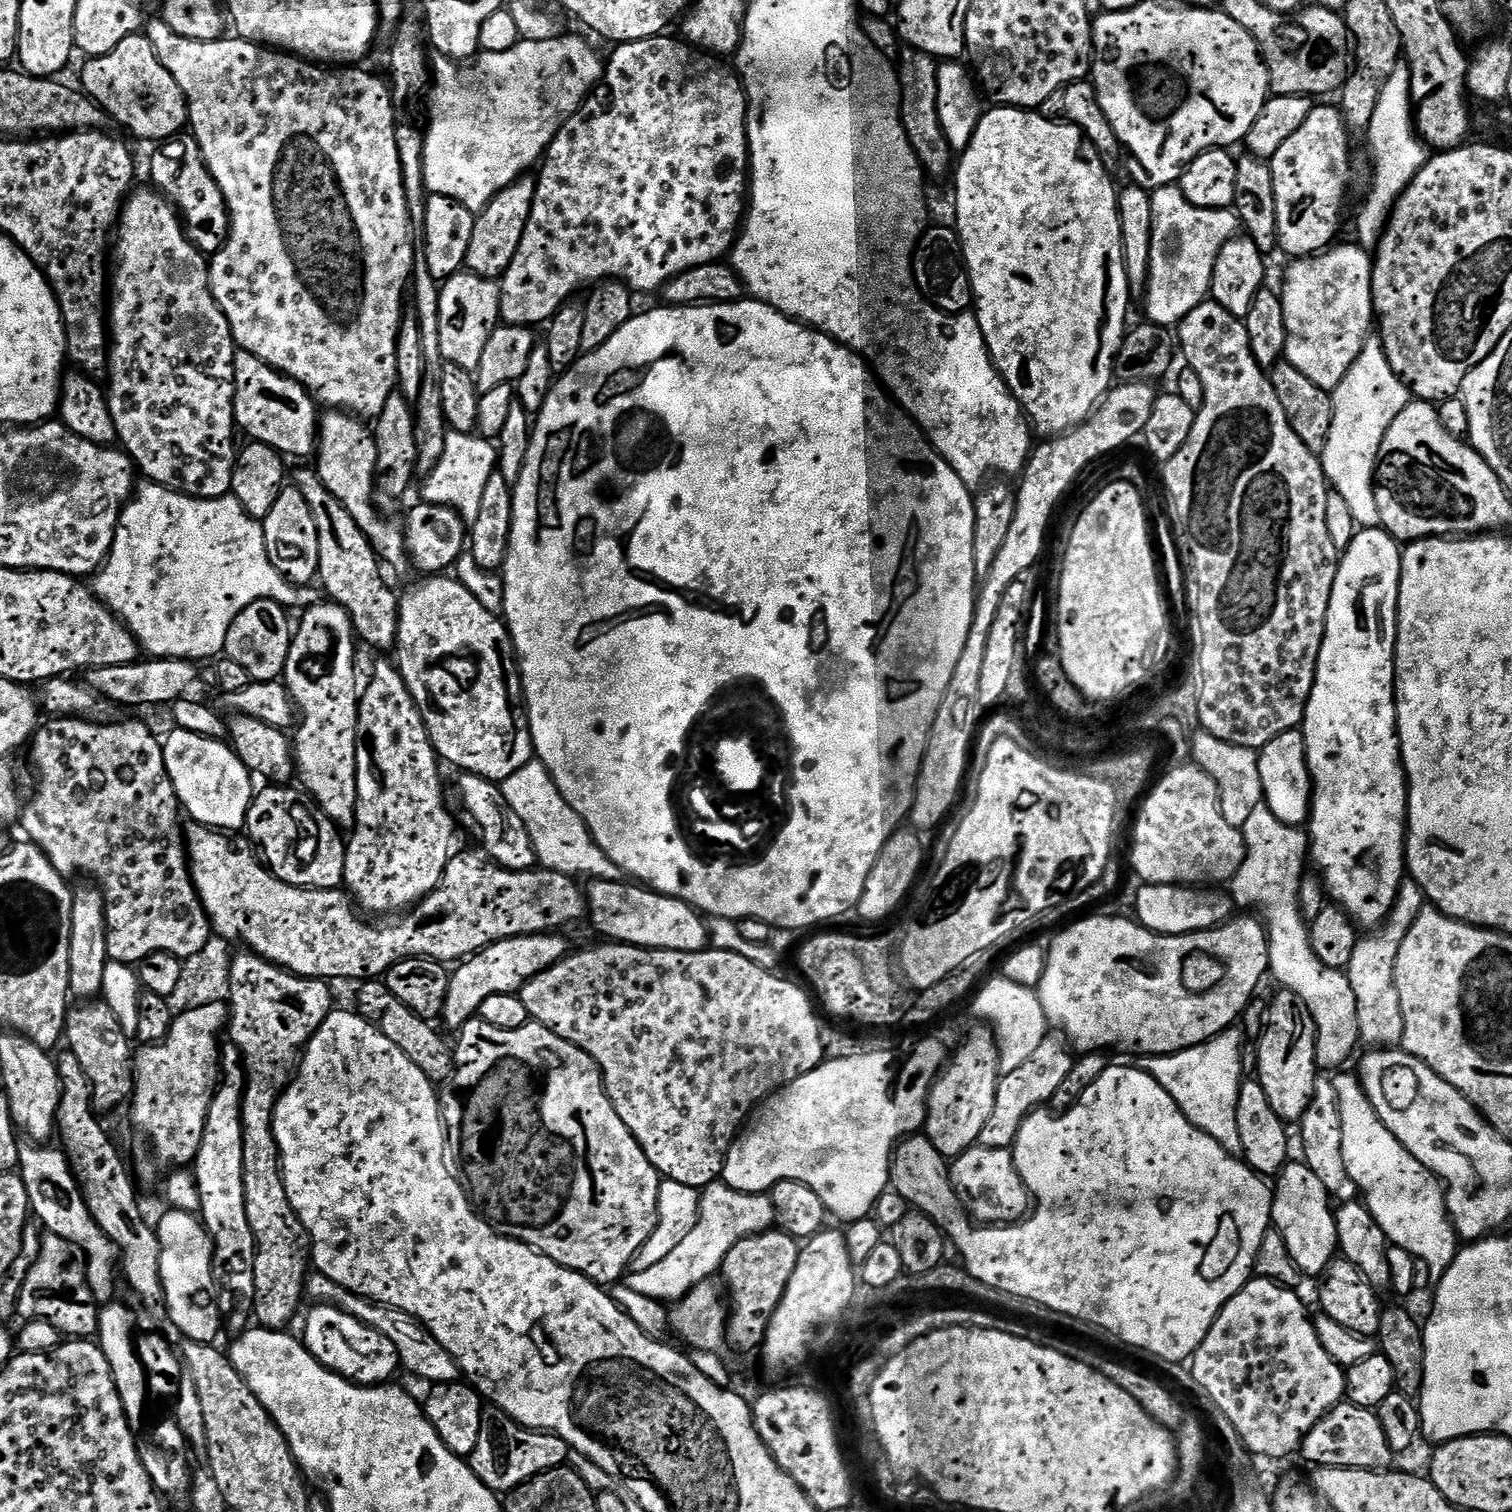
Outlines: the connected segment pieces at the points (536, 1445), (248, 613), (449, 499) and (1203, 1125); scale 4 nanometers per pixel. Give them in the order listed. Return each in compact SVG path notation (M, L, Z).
M488 1406L482 1414L482 1431L478 1434L478 1446L474 1446L470 1463L474 1475L490 1491L507 1494L522 1486L522 1482L537 1476L539 1472L563 1465L567 1456L570 1456L570 1449L562 1437L522 1426L501 1408Z
M259 600L250 602L250 606L246 606L246 610L242 610L234 622L230 622L223 655L238 662L238 666L243 666L249 681L270 682L283 677L294 631L293 621L288 621L287 614L285 605L273 600Z
M449 431L438 464L429 476L423 477L423 499L430 504L453 508L465 525L471 526L482 507L482 493L486 491L486 482L490 482L492 473L497 468L498 448L493 441L471 432Z
M1240 1026L1228 1028L1205 1044L1173 1052L1170 1056L1143 1057L1142 1067L1164 1087L1166 1094L1186 1114L1198 1130L1210 1134L1227 1152L1242 1153L1242 1138L1238 1138L1238 1094L1244 1072L1244 1032Z

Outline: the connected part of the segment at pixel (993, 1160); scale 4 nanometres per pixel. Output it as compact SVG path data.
M980 1147L966 1149L950 1164L952 1185L968 1215L984 1226L1011 1226L1025 1219L1030 1212L1030 1193L1014 1166L1011 1151L1007 1147Z

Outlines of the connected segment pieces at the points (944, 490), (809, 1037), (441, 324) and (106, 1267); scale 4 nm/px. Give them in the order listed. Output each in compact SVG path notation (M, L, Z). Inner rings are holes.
M741 298L741 299L738 299L738 300L736 300L736 301L734 301L734 302L733 302L733 304L706 304L706 303L703 303L703 302L701 302L701 303L698 303L698 304L691 304L691 305L690 305L690 306L659 306L659 307L660 307L660 308L652 308L652 309L650 309L650 310L649 310L649 312L644 312L644 313L642 313L642 314L641 314L641 316L640 316L640 313L639 313L639 314L636 314L636 315L633 315L633 317L632 317L632 319L631 319L631 320L628 320L628 321L627 321L627 322L626 322L626 326L622 326L622 330L618 330L618 334L614 334L614 338L610 338L610 342L606 342L606 343L605 343L605 344L603 344L603 345L602 345L602 346L598 346L598 350L594 350L594 351L593 351L593 352L585 352L585 353L583 353L583 355L581 355L581 357L580 357L580 359L579 359L579 360L577 360L577 361L576 361L576 365L575 365L575 366L574 366L574 367L572 367L572 368L570 368L570 369L568 369L568 371L567 371L567 372L565 372L565 373L563 373L563 375L561 375L561 376L560 376L560 377L559 377L559 379L557 379L557 380L556 380L556 381L555 381L555 383L553 383L553 385L552 385L552 389L551 389L551 390L550 390L550 394L549 394L549 395L548 395L548 397L547 397L547 398L546 398L546 402L545 402L545 403L544 403L544 405L543 405L543 406L542 406L542 410L541 410L541 411L540 411L540 413L539 413L539 414L538 414L538 415L537 415L537 416L536 416L536 417L535 417L535 420L534 420L534 427L533 427L533 430L532 430L532 441L531 441L531 442L530 442L530 450L526 450L526 462L525 462L525 463L524 463L524 465L523 465L523 466L522 466L522 474L521 474L521 475L520 475L520 477L518 477L518 479L516 479L516 482L515 482L515 485L514 485L514 491L513 491L513 493L512 493L512 529L511 529L511 530L510 530L510 542L509 542L509 543L508 543L508 557L507 557L507 558L505 558L505 560L504 560L504 567L503 567L503 569L502 569L502 575L503 575L503 577L504 577L504 611L503 611L503 613L502 613L502 619L503 619L503 621L504 621L504 623L505 623L505 624L507 624L507 625L508 625L508 633L509 633L509 634L510 634L510 635L511 635L511 636L512 636L512 645L514 645L514 646L515 646L515 648L516 648L516 659L517 659L517 661L518 661L518 667L519 667L519 670L520 670L520 687L521 687L521 689L522 689L522 695L523 695L523 698L524 698L524 703L525 703L525 705L526 705L526 711L527 711L527 714L528 714L528 728L529 728L529 730L531 730L531 731L532 731L532 746L533 746L533 749L534 749L534 756L535 756L535 759L537 759L537 760L540 760L540 761L541 761L541 762L543 762L543 764L544 764L544 765L545 765L545 766L546 766L546 770L547 770L547 771L548 771L548 772L549 772L549 773L550 773L550 774L551 774L551 776L552 776L552 777L553 777L553 778L554 778L554 782L555 782L555 783L556 783L556 785L557 785L557 786L558 786L558 790L559 790L559 791L560 791L560 793L561 793L561 794L562 794L562 798L566 798L566 802L567 802L567 803L568 803L568 805L569 805L569 806L570 806L570 807L572 807L572 809L574 809L574 810L575 810L575 811L576 811L576 812L577 812L577 814L578 814L578 815L580 815L580 817L581 817L581 818L583 818L583 820L584 820L584 821L585 821L585 822L586 822L586 826L587 826L587 827L588 827L588 829L589 829L589 830L590 830L590 834L591 834L591 835L592 835L592 836L593 836L593 837L594 837L594 838L595 838L595 839L596 839L596 844L597 844L597 845L598 845L598 846L599 846L599 847L600 847L600 849L601 849L601 850L602 850L602 851L603 851L603 852L604 852L604 853L605 853L605 854L606 854L606 855L608 855L608 857L609 857L609 858L611 858L611 859L612 859L612 861L613 861L613 862L614 862L614 863L616 863L616 867L617 867L617 869L619 869L619 871L620 871L620 872L621 872L621 873L623 873L623 872L629 872L629 874L630 874L630 875L632 875L632 876L629 876L629 877L631 877L631 879L632 879L632 880L633 880L633 881L636 881L636 882L639 882L639 883L640 883L640 884L641 884L641 885L644 885L644 886L647 886L647 887L649 887L649 888L651 888L651 889L652 889L652 891L654 891L654 892L661 892L661 893L662 893L662 894L663 894L663 896L673 896L673 897L674 897L674 898L678 898L678 899L679 899L679 900L685 900L685 902L686 902L686 903L688 903L688 904L690 904L690 905L692 905L692 907L693 907L693 908L695 908L695 909L697 909L697 910L699 910L699 911L700 911L700 912L701 912L701 913L704 913L704 914L707 914L707 915L708 915L708 916L709 916L709 917L713 917L713 916L721 916L721 917L722 917L722 918L726 918L726 919L727 919L727 920L735 920L735 921L738 921L738 920L745 920L745 919L746 919L746 918L758 918L758 919L759 919L759 920L764 920L764 921L766 921L766 922L767 922L767 923L768 923L768 924L771 924L771 925L773 925L773 926L775 926L775 927L776 927L776 928L777 928L777 929L780 929L780 928L812 928L812 927L814 927L814 926L815 926L815 924L824 924L824 923L826 923L826 922L827 922L827 920L836 920L836 919L838 919L838 918L839 918L839 916L840 916L840 915L842 915L842 914L843 914L843 912L848 912L848 911L850 911L850 910L851 910L851 908L852 908L852 911L853 911L853 909L855 909L855 908L856 908L856 907L857 907L857 905L859 905L859 902L860 902L860 899L861 899L861 898L862 898L862 894L863 894L863 893L864 893L864 887L865 887L865 886L866 886L866 878L870 878L870 870L874 870L874 866L875 866L875 865L876 865L876 860L877 860L877 858L879 858L879 857L880 857L880 852L881 852L881 851L882 851L882 849L883 849L883 848L884 848L884 847L885 847L885 846L886 846L886 842L887 842L887 841L888 841L888 839L889 839L889 838L891 838L891 836L892 836L892 833L893 833L893 832L895 832L895 831L897 831L897 829L899 829L899 828L900 828L900 827L901 827L901 825L903 825L903 824L900 824L900 823L902 823L902 822L903 822L903 820L904 820L904 822L905 822L905 820L906 820L906 817L907 817L907 816L908 816L908 815L909 815L909 812L910 812L910 810L911 810L911 806L912 806L912 795L913 795L913 787L914 787L914 785L915 785L915 783L916 783L916 777L917 777L917 776L918 776L918 774L919 774L919 770L920 770L920 764L921 764L921 763L922 763L922 762L923 762L923 756L924 756L924 752L925 752L925 751L926 751L926 749L927 749L927 742L928 742L928 735L930 735L930 733L931 733L931 726L932 726L932 723L933 723L933 722L934 722L934 718L935 718L935 714L936 714L936 713L938 713L938 710L939 710L939 706L940 706L940 703L941 703L941 702L942 702L942 700L943 700L943 696L944 696L944 695L945 695L945 694L946 694L946 692L947 692L947 687L948 687L948 686L950 686L950 682L951 682L951 678L952 678L952 677L953 677L953 676L954 676L954 670L955 670L955 667L956 667L956 665L957 665L957 664L958 664L958 660L959 660L959 658L960 658L960 657L961 657L961 655L962 655L962 646L966 646L966 634L970 634L970 626L971 626L971 625L972 625L972 619L973 619L973 618L974 618L974 610L975 610L975 609L976 609L976 593L977 593L977 591L978 591L978 577L977 577L977 575L976 575L976 567L975 567L975 566L974 566L974 510L975 510L975 509L976 509L976 502L975 502L975 499L974 499L974 496L973 496L973 493L972 493L972 492L971 492L971 491L970 491L970 488L969 488L969 485L966 485L966 484L964 484L964 483L963 483L963 482L962 482L962 478L958 478L958 474L957 474L957 473L956 473L956 471L955 471L955 470L953 470L953 469L952 469L952 468L951 468L951 467L950 467L950 465L949 465L949 464L948 464L948 462L947 462L947 460L944 460L944 459L943 459L943 458L941 458L941 457L940 457L940 456L939 456L939 454L938 454L938 453L936 453L936 449L935 449L935 448L933 448L933 447L932 447L932 445L931 445L931 444L929 444L929 443L928 443L928 441L927 441L927 439L926 439L926 437L925 437L925 435L924 435L924 433L923 433L923 432L921 432L921 431L920 431L920 429L919 429L919 428L917 428L917 427L916 427L916 425L915 425L915 424L913 424L913 423L912 423L912 421L911 421L911 419L908 419L908 418L905 418L905 417L904 417L904 416L903 416L903 415L902 415L902 412L901 412L901 409L900 409L900 408L899 408L899 407L897 407L897 405L896 405L896 404L895 404L895 403L893 403L893 401L892 401L892 400L891 400L891 399L889 399L889 397L888 397L888 396L887 396L887 395L886 395L886 392L885 392L885 389L884 389L884 388L883 388L883 387L881 387L881 385L880 385L880 384L879 384L879 383L878 383L878 380L877 380L877 377L876 377L876 376L875 376L875 375L874 375L874 373L873 373L873 371L872 371L872 369L871 369L871 367L870 367L870 365L869 365L869 363L868 363L868 361L867 361L867 360L865 360L865 359L864 359L864 357L863 357L863 356L859 356L859 355L858 355L858 353L857 353L857 352L854 352L854 351L852 351L852 349L851 349L851 348L848 348L848 347L847 347L847 346L846 346L846 345L844 345L844 344L839 344L839 343L838 343L838 342L837 342L837 341L836 341L836 340L835 340L835 338L834 338L834 337L833 337L833 336L829 336L829 335L828 335L828 333L826 333L826 332L821 332L821 331L820 331L820 329L818 329L818 328L810 328L810 327L808 327L808 325L807 325L807 324L802 324L802 323L800 323L800 321L799 321L799 320L791 320L791 319L790 319L790 318L789 318L789 316L787 316L787 315L786 315L786 314L782 314L782 313L781 313L781 312L779 312L779 311L778 311L778 310L774 310L774 309L773 309L773 308L772 308L772 307L771 307L771 306L769 306L769 305L768 305L768 304L766 304L766 303L764 303L764 301L762 301L762 300L753 300L753 299L751 299L751 298Z
M599 943L593 948L584 948L581 952L573 951L554 966L542 970L542 974L530 978L530 982L526 982L518 993L522 1006L526 1006L529 1017L535 1023L546 1026L554 1034L558 1034L558 1038L578 1046L583 1052L590 1054L590 1058L594 1058L604 1076L606 1094L614 1110L618 1110L618 1118L626 1122L630 1134L634 1134L646 1158L650 1158L661 1177L702 1190L707 1184L715 1184L723 1177L724 1163L730 1146L736 1141L740 1129L744 1127L757 1105L785 1084L794 1082L802 1074L824 1063L826 1051L819 1037L822 1021L816 1017L817 1005L813 997L807 991L804 993L794 981L783 980L782 977L775 976L775 971L754 966L754 962L750 962L750 958L742 958L742 954L718 950L711 946L702 952L679 952L669 948L639 948L633 944Z
M461 270L454 273L449 280L443 281L439 289L438 331L443 359L475 374L478 362L482 362L486 342L490 342L490 334L494 334L494 330L501 323L500 285L495 280L487 280L467 270Z
M24 1142L20 1145L18 1174L26 1186L31 1215L39 1221L45 1233L66 1238L66 1242L74 1242L74 1246L84 1252L84 1258L88 1261L88 1285L94 1298L98 1302L111 1301L112 1291L116 1288L112 1271L115 1268L117 1271L122 1257L116 1244L106 1238L102 1226L94 1222L67 1155L61 1149L59 1152L56 1148L48 1147L52 1146L45 1146L40 1142Z

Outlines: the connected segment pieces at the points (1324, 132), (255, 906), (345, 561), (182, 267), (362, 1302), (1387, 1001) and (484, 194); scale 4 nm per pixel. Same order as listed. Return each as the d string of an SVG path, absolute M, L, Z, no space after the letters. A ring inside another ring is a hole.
M1316 106L1306 122L1302 122L1302 126L1298 126L1270 158L1274 174L1274 206L1278 206L1276 239L1279 251L1284 251L1288 258L1317 255L1337 239L1348 183L1352 180L1348 135L1350 129L1339 107Z
M192 822L189 825L189 828L188 825L186 828L186 853L192 874L192 885L196 888L196 893L200 895L204 913L208 916L213 933L217 937L221 936L224 940L241 940L248 947L245 949L251 950L255 955L260 956L264 960L269 960L271 964L276 964L288 972L293 972L295 976L305 976L307 980L323 980L325 982L333 982L332 980L356 980L355 982L363 982L383 977L392 965L397 964L399 960L409 960L412 956L422 956L429 960L441 962L449 962L448 960L460 962L499 940L514 938L515 936L532 936L535 932L564 930L567 924L572 924L575 920L580 919L583 921L586 916L585 893L582 891L582 888L576 885L579 883L573 877L566 875L565 872L549 872L548 869L541 867L537 867L530 872L512 872L508 868L501 868L500 865L493 864L491 860L485 858L479 851L477 851L478 853L457 851L446 866L444 877L440 879L440 886L433 890L431 894L425 896L419 904L407 909L403 914L389 919L392 920L389 924L371 924L370 921L363 920L363 918L368 918L361 915L357 905L352 897L348 895L347 891L340 888L299 888L298 886L290 886L278 879L273 872L268 871L267 867L258 859L253 845L247 839L231 840L228 837L231 835L225 834L223 831L207 824Z
M311 467L297 474L294 487L302 490L302 498L306 498L310 505L310 514L314 514L314 526L318 526L318 580L324 583L326 596L328 591L327 599L347 610L352 619L352 631L363 643L365 640L372 648L391 649L396 644L400 605L397 593L392 593L391 586L380 573L382 564L372 544L366 534L362 534L358 522L350 518L350 510L346 510L330 490L326 490Z
M152 186L139 188L137 187L124 201L118 221L118 231L114 236L114 267L110 272L110 307L106 312L106 323L110 329L108 367L106 369L108 409L114 418L117 441L122 445L123 451L132 457L133 465L143 475L144 472L148 475L145 477L151 483L160 484L164 488L172 488L187 496L213 500L231 493L232 475L238 455L238 444L232 441L232 432L237 431L236 415L234 414L234 394L236 393L234 358L238 349L232 337L230 322L226 322L226 314L222 314L222 310L210 290L209 257L194 246L176 205L163 192Z
M319 1274L309 1275L306 1281L306 1296L312 1302L333 1304L334 1307L358 1318L363 1324L386 1334L386 1338L390 1338L390 1342L394 1342L394 1350L398 1354L403 1371L406 1370L413 1372L416 1376L421 1376L422 1379L428 1380L429 1385L450 1384L461 1379L462 1373L456 1359L448 1353L446 1346L442 1346L442 1342L438 1342L438 1338L434 1338L434 1334L430 1334L416 1317L397 1308L389 1308L386 1304L378 1304L374 1300L368 1300L364 1296L354 1294L350 1290L330 1282L330 1278Z
M1406 878L1400 884L1398 898L1387 920L1378 929L1367 933L1366 938L1361 937L1351 955L1346 975L1358 1006L1360 1038L1365 1045L1370 1044L1369 1047L1394 1048L1403 1043L1405 1020L1401 1016L1401 1002L1394 982L1394 966L1402 939L1425 904L1424 894L1416 880Z
M561 34L550 41L526 41L521 39L510 50L502 54L493 52L480 52L474 62L467 66L461 66L457 61L450 60L446 56L437 55L430 64L432 90L432 118L427 121L427 129L424 134L424 178L427 191L433 196L449 196L462 206L466 206L473 214L478 214L487 204L497 196L503 188L509 188L512 183L529 171L532 163L535 165L547 153L552 139L560 133L560 127L568 123L568 119L580 109L580 105L588 99L593 88L602 79L602 56L595 52L580 36L567 36Z

